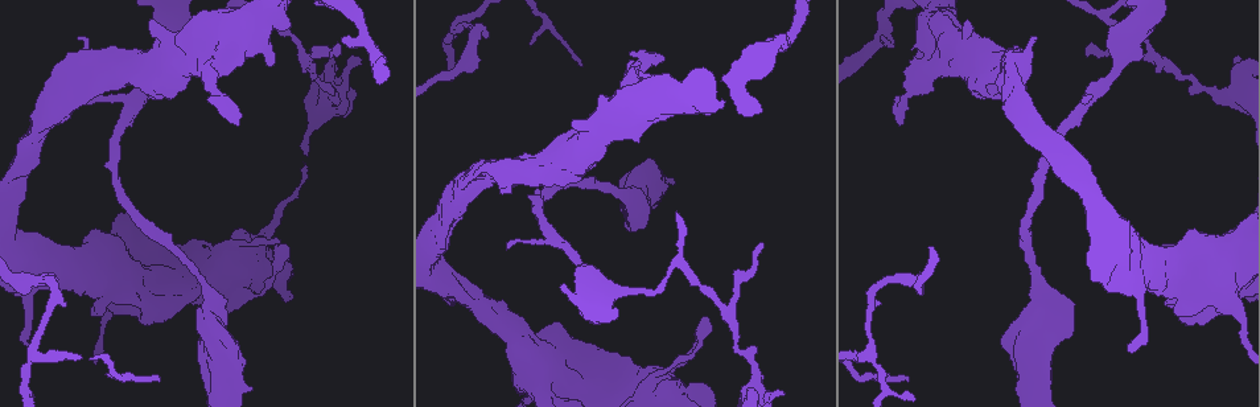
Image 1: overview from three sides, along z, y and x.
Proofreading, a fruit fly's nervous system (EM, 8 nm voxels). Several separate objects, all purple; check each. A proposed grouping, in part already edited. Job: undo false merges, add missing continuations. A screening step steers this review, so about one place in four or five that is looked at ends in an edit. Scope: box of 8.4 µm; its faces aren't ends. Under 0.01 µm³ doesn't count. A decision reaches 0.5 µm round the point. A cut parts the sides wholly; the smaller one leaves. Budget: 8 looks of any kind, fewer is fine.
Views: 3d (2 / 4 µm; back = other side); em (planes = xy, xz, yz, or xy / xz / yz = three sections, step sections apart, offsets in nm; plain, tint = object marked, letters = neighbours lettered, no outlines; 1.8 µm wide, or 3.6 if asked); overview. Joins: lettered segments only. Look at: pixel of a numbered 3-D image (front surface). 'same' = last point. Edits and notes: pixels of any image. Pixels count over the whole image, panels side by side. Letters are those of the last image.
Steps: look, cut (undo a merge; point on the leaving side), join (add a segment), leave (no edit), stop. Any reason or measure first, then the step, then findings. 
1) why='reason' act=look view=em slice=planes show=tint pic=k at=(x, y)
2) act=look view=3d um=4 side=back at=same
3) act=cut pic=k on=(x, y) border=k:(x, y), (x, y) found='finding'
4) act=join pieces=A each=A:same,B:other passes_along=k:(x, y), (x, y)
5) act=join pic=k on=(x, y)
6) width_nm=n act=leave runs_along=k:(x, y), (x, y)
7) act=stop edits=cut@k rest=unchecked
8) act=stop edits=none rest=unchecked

why='sharp bend' act=look view=em slice=planes show=letters pic=1 at=(1174, 300)

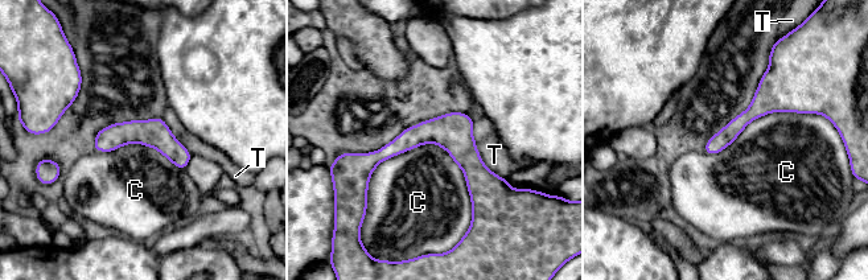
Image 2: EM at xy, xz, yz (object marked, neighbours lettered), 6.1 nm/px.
width_nm=110 act=leave each=C:other,T:other runs_along=2:(357, 156), (445, 136), (502, 182) found='one cell here'

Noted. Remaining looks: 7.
why='thick turns thin' act=look view=em um=3.6 slice=xz step=4 show=letters pic=1 at=(237, 246)

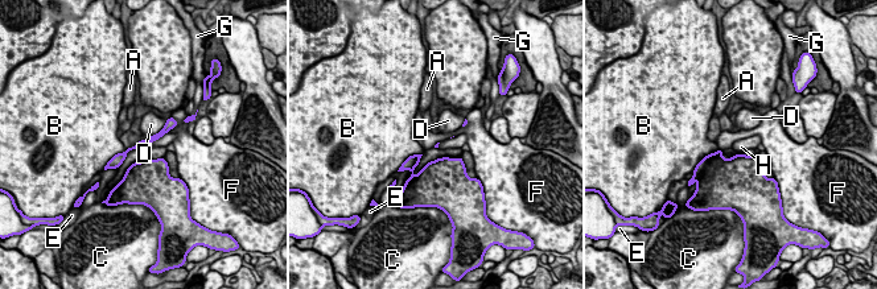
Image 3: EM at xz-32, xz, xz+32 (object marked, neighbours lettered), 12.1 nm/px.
why='another direction' act=look view=em um=3.6 slice=planes show=letters at=same

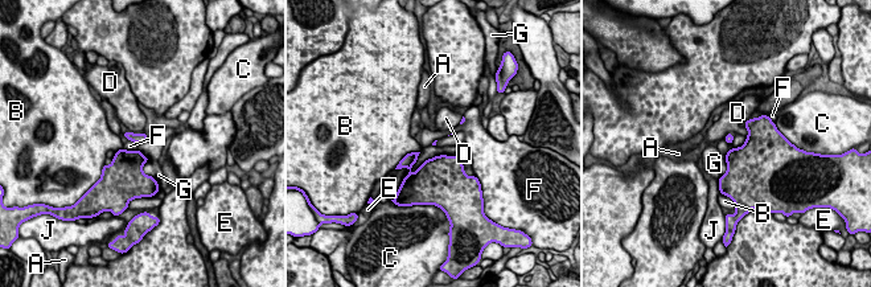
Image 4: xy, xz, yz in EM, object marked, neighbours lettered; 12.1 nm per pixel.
act=leave each=A:other,B:other,C:other,D:other,E:other,F:other,G:other,J:other border=4:(123, 147), (136, 150) found='all the same cell'

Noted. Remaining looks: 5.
why='sudden change in width' act=look view=3d um=4 pic=1 at=(259, 42)

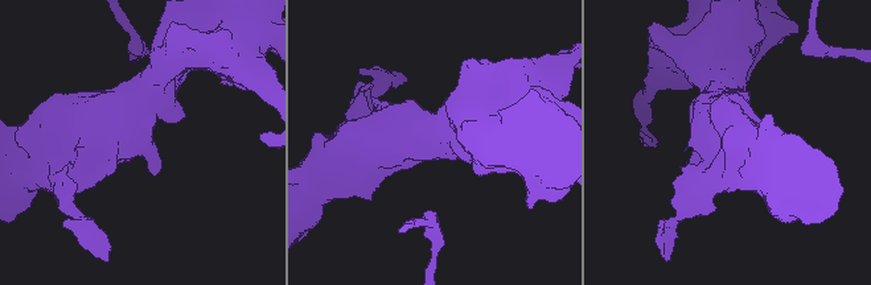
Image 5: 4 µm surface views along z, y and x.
act=look view=em um=3.6 slice=planes show=tint pic=5 at=(143, 138)

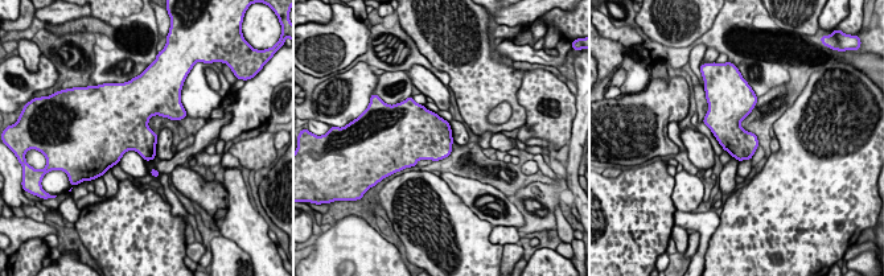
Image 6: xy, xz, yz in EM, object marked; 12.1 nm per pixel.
act=look view=em um=3.6 slice=planes show=letters at=same

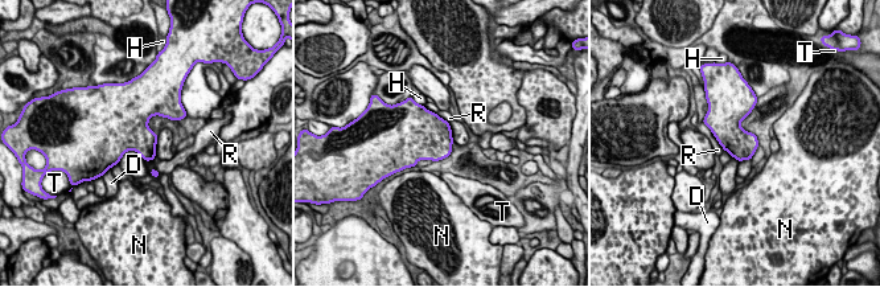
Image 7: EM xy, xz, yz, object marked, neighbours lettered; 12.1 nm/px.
longest_contact=R:440nm act=leave each=D:other,H:other,N:other,R:other,T:other border=7:(702, 123), (724, 150) found='continuous, no second cell'

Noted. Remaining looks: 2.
act=stop edits=none rest=unchecked

